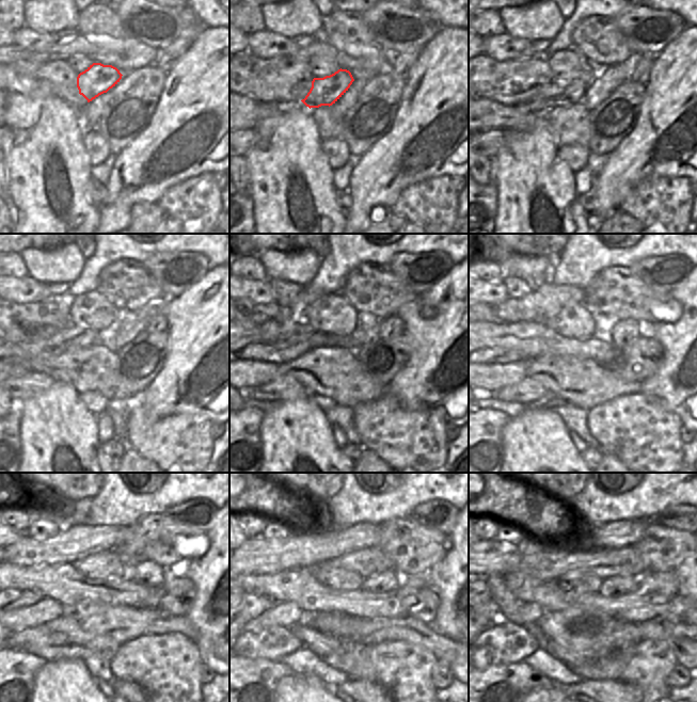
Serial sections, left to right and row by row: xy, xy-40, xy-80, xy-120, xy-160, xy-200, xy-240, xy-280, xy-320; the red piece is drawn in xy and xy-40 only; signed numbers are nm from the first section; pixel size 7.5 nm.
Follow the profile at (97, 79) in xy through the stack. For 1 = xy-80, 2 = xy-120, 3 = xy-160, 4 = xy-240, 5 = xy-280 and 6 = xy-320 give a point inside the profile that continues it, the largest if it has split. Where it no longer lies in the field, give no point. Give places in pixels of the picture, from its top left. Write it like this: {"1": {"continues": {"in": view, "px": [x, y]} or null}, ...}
{"1": {"continues": {"in": "xy-80", "px": [559, 93]}}, "2": {"continues": {"in": "xy-120", "px": [72, 337]}}, "3": {"continues": {"in": "xy-160", "px": [297, 345]}}, "4": {"continues": {"in": "xy-240", "px": [12, 599]}}, "5": {"continues": {"in": "xy-280", "px": [252, 604]}}, "6": {"continues": {"in": "xy-320", "px": [490, 613]}}}

